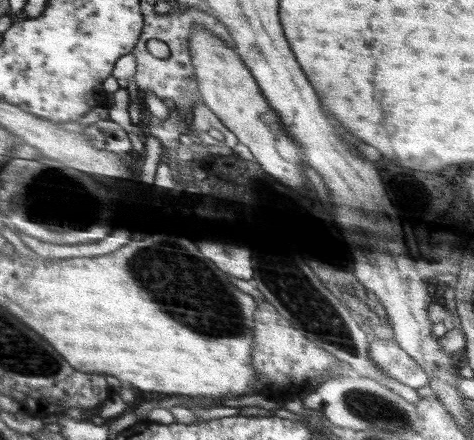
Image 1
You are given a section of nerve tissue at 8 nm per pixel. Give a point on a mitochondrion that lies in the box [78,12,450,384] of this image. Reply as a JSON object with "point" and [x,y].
{"point":[202,302]}

